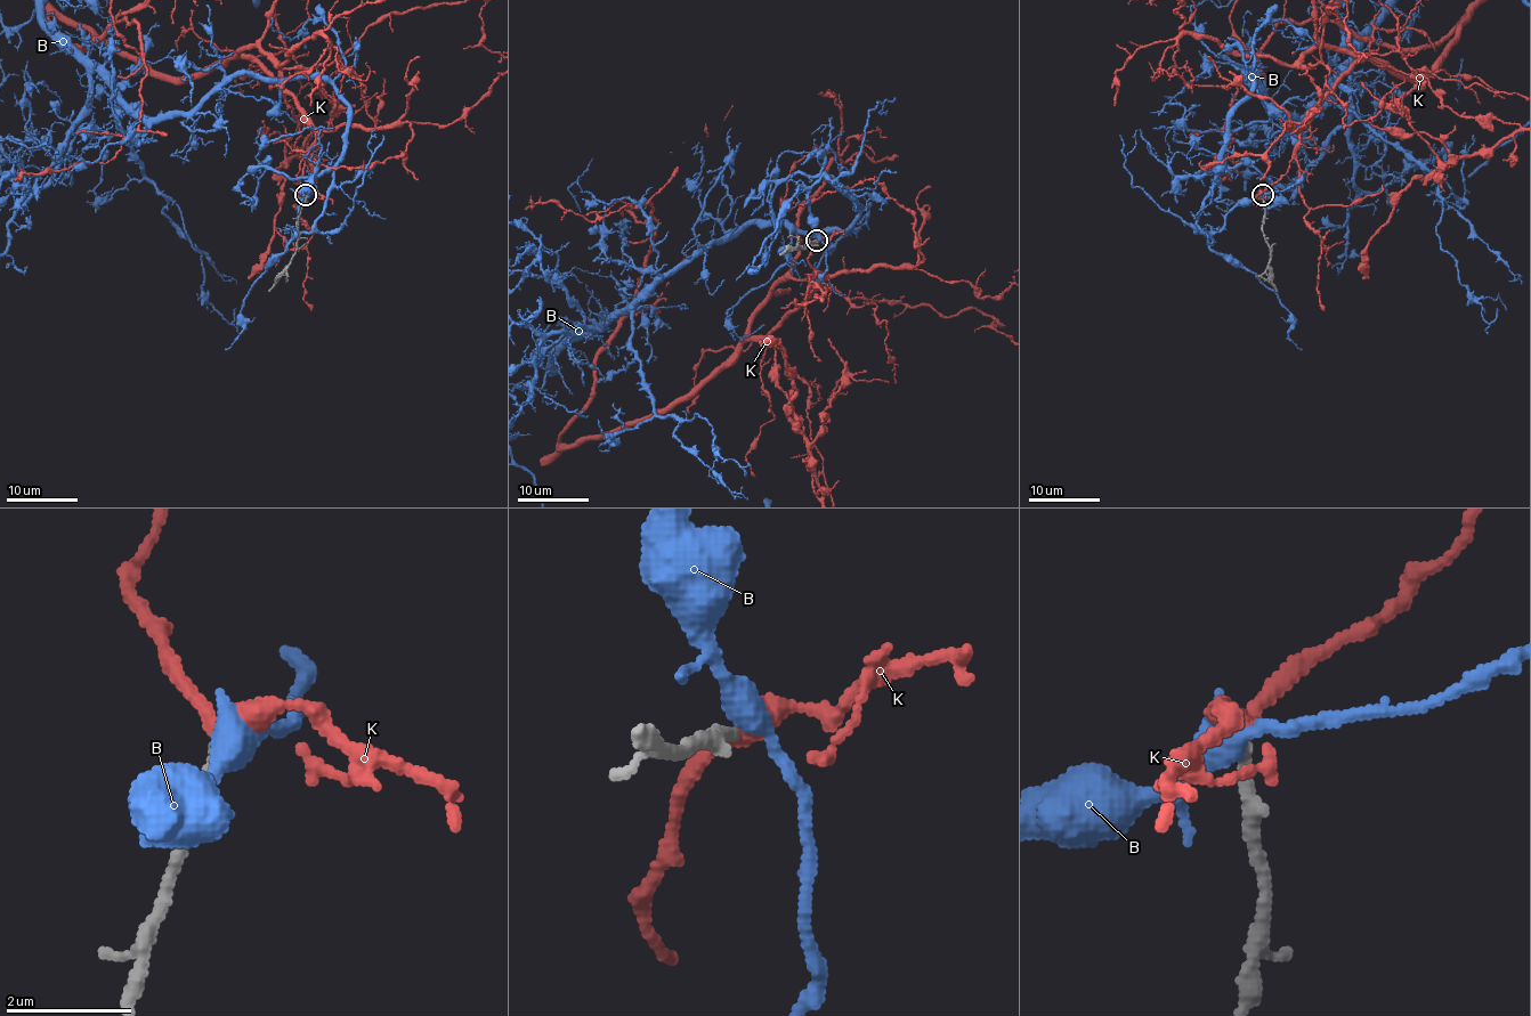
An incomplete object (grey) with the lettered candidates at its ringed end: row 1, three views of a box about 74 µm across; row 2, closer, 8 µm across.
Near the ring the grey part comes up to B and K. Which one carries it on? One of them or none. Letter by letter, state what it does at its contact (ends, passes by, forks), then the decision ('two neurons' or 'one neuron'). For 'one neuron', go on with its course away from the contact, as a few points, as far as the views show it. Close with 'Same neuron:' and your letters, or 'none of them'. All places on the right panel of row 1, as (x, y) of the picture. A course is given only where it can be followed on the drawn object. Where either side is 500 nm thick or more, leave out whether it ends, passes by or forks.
B: it passes by | two neurons
K: it passes by | one neuron
Same neuron: K

